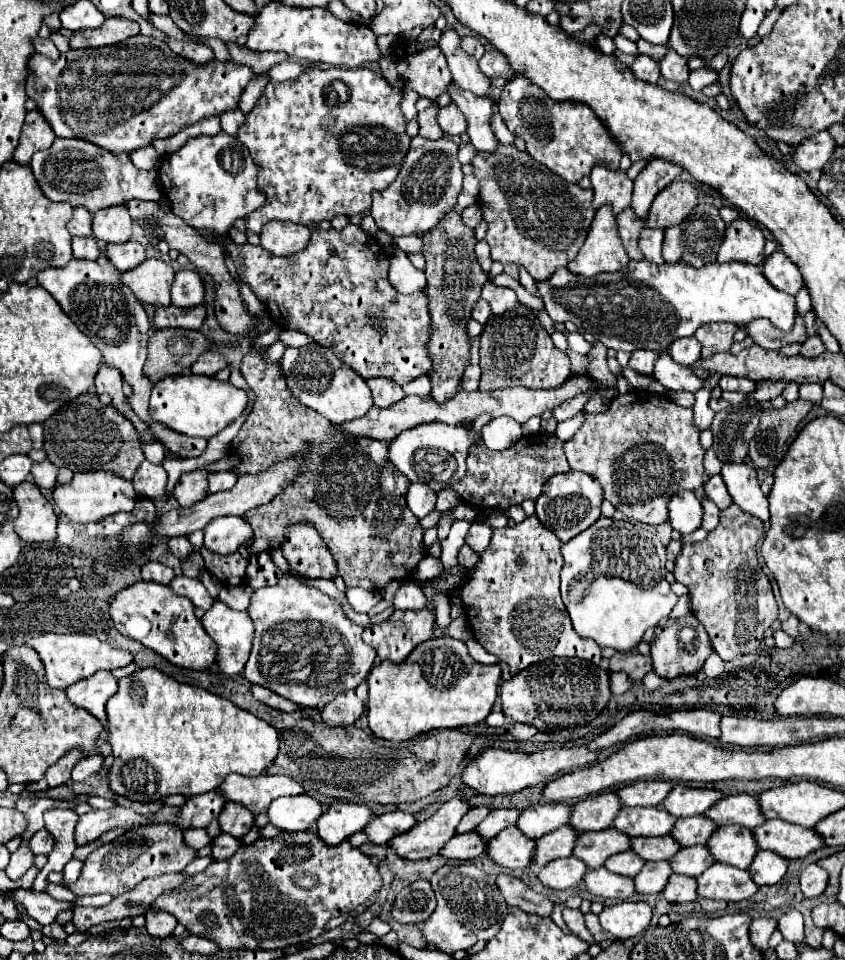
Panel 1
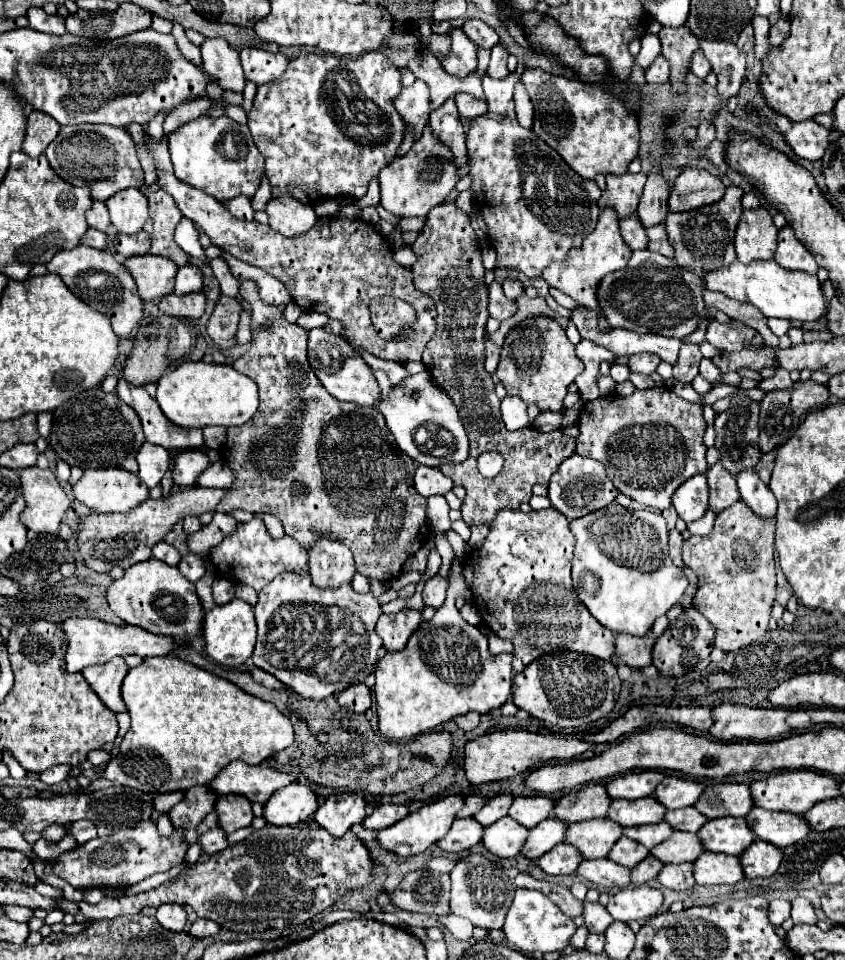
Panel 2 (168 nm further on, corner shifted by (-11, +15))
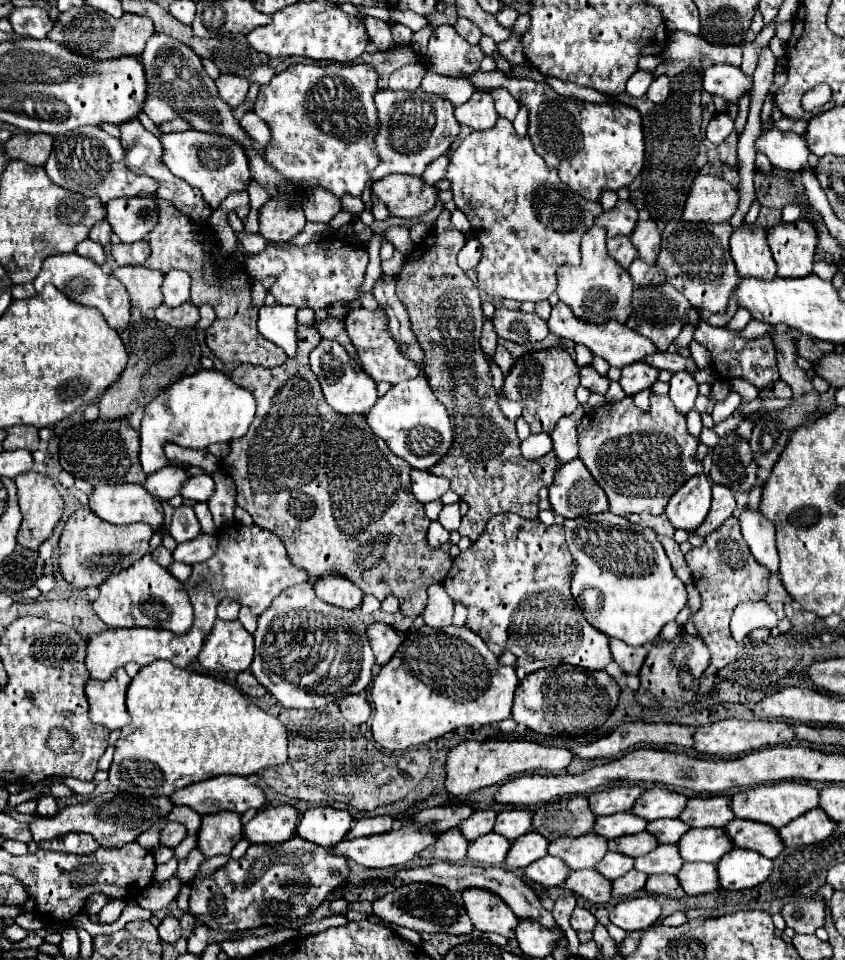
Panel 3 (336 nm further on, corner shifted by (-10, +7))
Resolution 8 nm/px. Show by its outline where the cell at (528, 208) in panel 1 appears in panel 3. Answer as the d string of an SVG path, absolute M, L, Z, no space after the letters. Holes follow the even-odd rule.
M499 116L495 126L491 130L477 130L477 132L471 132L463 142L461 146L453 152L451 156L451 162L449 162L449 170L447 170L447 180L451 180L451 190L453 190L453 200L457 204L457 208L469 218L471 226L473 226L473 232L477 236L477 240L483 244L483 258L479 262L479 266L475 268L477 274L479 274L479 288L483 288L491 298L513 298L513 300L519 300L519 302L525 302L525 300L531 300L531 302L541 302L541 300L547 300L553 290L555 290L555 270L561 266L561 264L579 264L581 260L581 236L593 226L593 220L595 216L599 216L603 212L601 204L599 202L591 202L591 200L585 200L583 196L579 196L577 192L573 192L567 184L561 182L559 178L559 172L557 168L549 168L545 164L545 160L535 152L533 144L531 144L531 138L529 136L517 136L517 132L513 130L513 124L511 120Z

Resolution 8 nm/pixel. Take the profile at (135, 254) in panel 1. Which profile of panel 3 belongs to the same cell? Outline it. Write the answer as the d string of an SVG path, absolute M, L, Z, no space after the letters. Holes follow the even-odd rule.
M139 240L133 244L113 244L111 246L111 254L115 258L115 262L119 266L129 266L129 264L145 264L147 256L149 256L149 244Z

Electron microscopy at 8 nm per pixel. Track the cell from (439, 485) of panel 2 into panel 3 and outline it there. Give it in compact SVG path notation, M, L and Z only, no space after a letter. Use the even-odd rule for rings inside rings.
M413 470L411 472L411 490L419 502L427 504L427 502L439 500L449 490L449 480L435 476L431 472Z

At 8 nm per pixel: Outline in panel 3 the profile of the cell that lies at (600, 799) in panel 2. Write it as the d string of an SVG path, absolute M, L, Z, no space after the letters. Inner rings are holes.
M585 796L559 798L535 810L533 830L543 834L547 840L559 836L583 836L593 830L595 818L597 816L591 812Z

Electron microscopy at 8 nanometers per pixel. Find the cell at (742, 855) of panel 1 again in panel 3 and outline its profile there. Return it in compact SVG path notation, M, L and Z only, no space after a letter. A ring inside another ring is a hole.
M691 828L677 846L685 862L713 864L735 848L731 836L723 828Z

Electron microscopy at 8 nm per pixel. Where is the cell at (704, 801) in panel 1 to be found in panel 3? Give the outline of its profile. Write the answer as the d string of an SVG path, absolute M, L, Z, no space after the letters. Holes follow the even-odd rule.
M653 786L643 792L631 812L637 812L637 816L643 816L649 822L657 818L677 818L687 802L687 796L673 792L667 786Z

